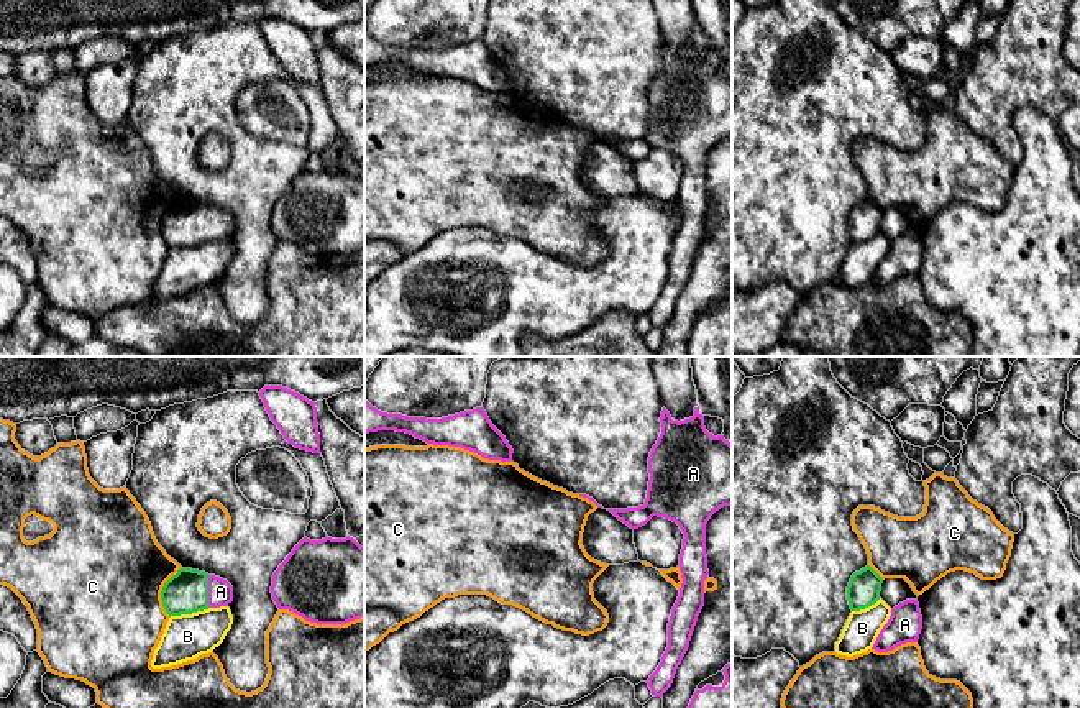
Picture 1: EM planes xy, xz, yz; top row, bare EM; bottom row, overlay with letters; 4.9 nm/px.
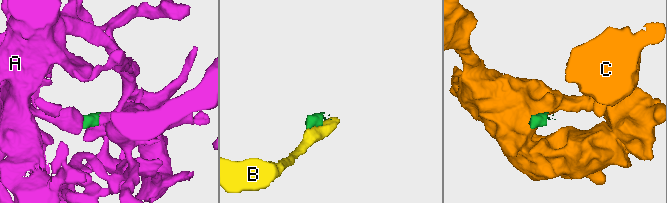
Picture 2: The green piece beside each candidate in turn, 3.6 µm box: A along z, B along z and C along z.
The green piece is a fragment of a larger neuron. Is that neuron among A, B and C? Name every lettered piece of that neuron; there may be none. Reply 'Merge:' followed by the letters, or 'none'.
Merge: A

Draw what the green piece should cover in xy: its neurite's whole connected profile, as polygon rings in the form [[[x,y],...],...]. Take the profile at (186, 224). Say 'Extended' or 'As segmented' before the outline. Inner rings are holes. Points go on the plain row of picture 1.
Extended. [[[179,200],[162,218],[161,232],[169,248],[192,246],[233,233],[233,218],[215,207]]]

